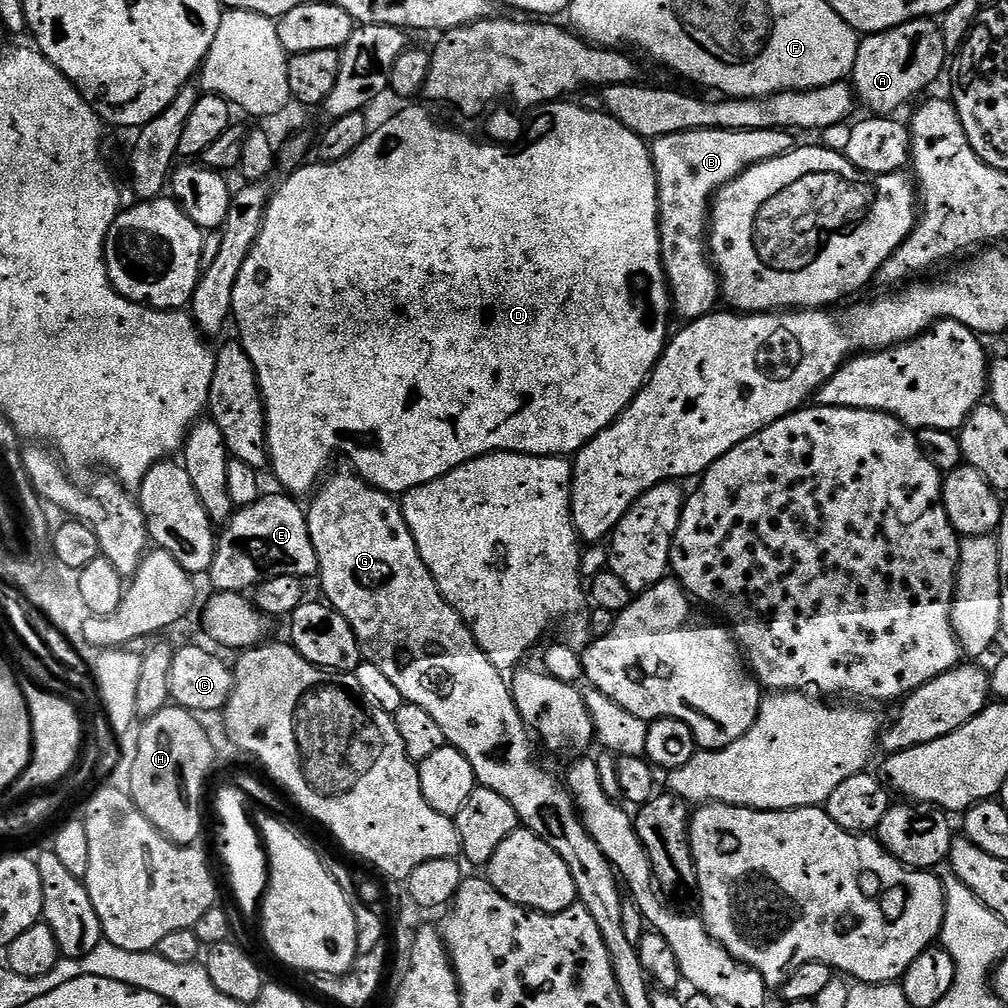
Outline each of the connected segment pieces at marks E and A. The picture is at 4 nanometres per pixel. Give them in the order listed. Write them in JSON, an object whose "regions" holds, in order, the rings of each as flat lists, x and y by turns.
{"regions":[[[264,494,250,506,236,508,219,529,214,562,206,573,216,592,247,593,260,583,260,568,277,576,309,578,319,573,318,554,314,542,310,542,308,518,301,501,288,494,279,495]],[[935,19,911,20,885,32,865,35,858,46,850,83,856,99,872,114,896,114,919,92,924,92,940,76,950,53,944,45,944,29]]]}

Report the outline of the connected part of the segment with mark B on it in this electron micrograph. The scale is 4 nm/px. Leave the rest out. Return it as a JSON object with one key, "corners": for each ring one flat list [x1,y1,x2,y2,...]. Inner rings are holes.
{"corners":[[783,128,762,130,694,130,651,141,658,186,658,230,662,266,668,279,675,315,691,322,717,311,722,281,708,251,710,205,717,192,747,168,792,151,793,133]]}

